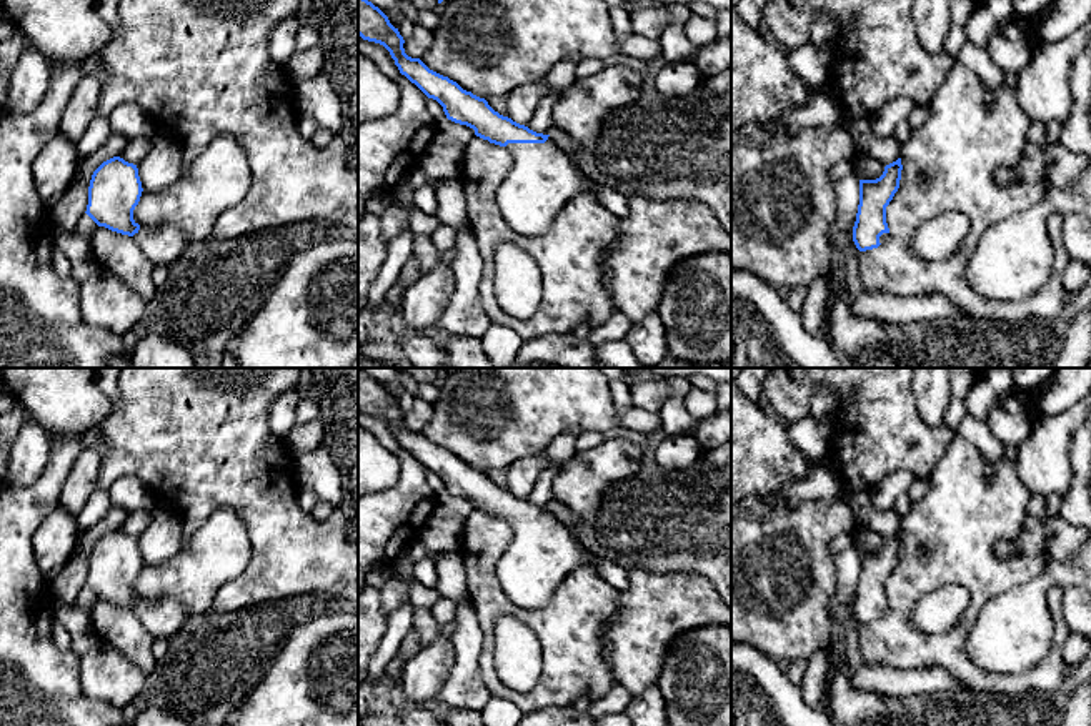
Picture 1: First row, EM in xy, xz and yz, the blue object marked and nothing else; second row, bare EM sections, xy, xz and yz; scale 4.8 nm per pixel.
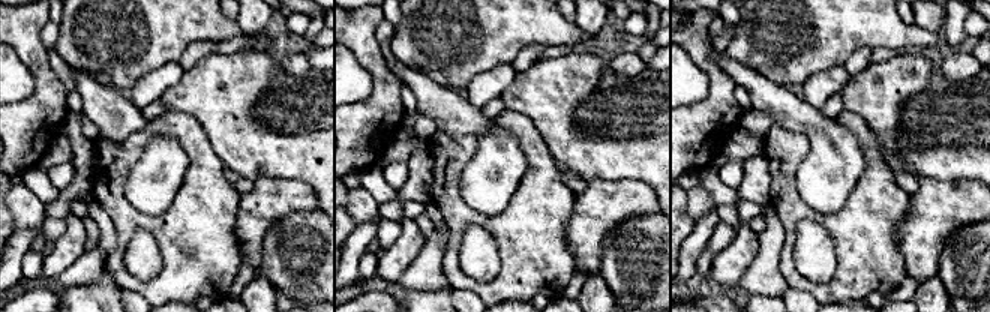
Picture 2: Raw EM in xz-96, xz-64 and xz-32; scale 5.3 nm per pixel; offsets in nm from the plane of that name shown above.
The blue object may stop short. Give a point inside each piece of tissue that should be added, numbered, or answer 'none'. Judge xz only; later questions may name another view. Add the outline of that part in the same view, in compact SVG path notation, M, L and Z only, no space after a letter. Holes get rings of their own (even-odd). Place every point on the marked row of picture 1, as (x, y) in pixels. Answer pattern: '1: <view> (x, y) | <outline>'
1: xz (543, 179) | M560 140L545 143L508 143L511 173L498 188L498 208L506 225L521 236L545 235L555 216L576 195L590 191L615 216L630 213L625 190L595 182L578 168Z

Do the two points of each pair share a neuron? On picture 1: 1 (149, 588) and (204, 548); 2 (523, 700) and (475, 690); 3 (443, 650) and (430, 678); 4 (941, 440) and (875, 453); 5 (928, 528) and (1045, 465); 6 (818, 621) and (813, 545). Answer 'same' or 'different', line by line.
1: same
2: different
3: same
4: same
5: different
6: same

